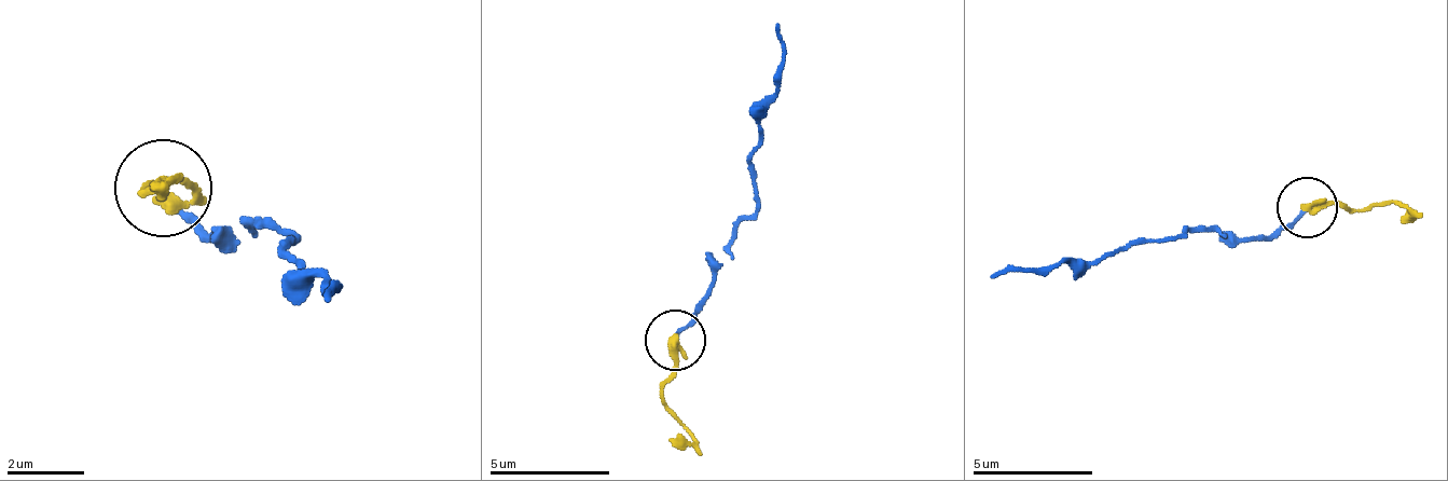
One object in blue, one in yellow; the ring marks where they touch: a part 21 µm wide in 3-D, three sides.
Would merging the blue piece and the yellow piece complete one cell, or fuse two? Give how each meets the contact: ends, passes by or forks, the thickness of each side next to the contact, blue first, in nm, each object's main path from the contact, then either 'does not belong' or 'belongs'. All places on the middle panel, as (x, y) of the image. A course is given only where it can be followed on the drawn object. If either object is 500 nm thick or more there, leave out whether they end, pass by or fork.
blue ends; yellow ends; calibres 130 and 320 nm; course blue (676, 342), (706, 299), (730, 233), (755, 209), (748, 154), (760, 142), (760, 106), (778, 88), (778, 22); course yellow (676, 342), (664, 402), (688, 433), (701, 456); belongs

